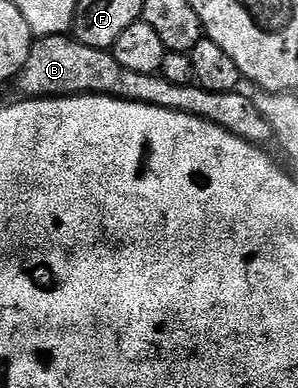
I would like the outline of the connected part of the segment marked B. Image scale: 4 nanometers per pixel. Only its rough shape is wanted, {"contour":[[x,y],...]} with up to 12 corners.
{"contour":[[73,36],[39,37],[23,99],[99,94],[191,114],[246,142],[274,133],[242,92],[124,68]]}

